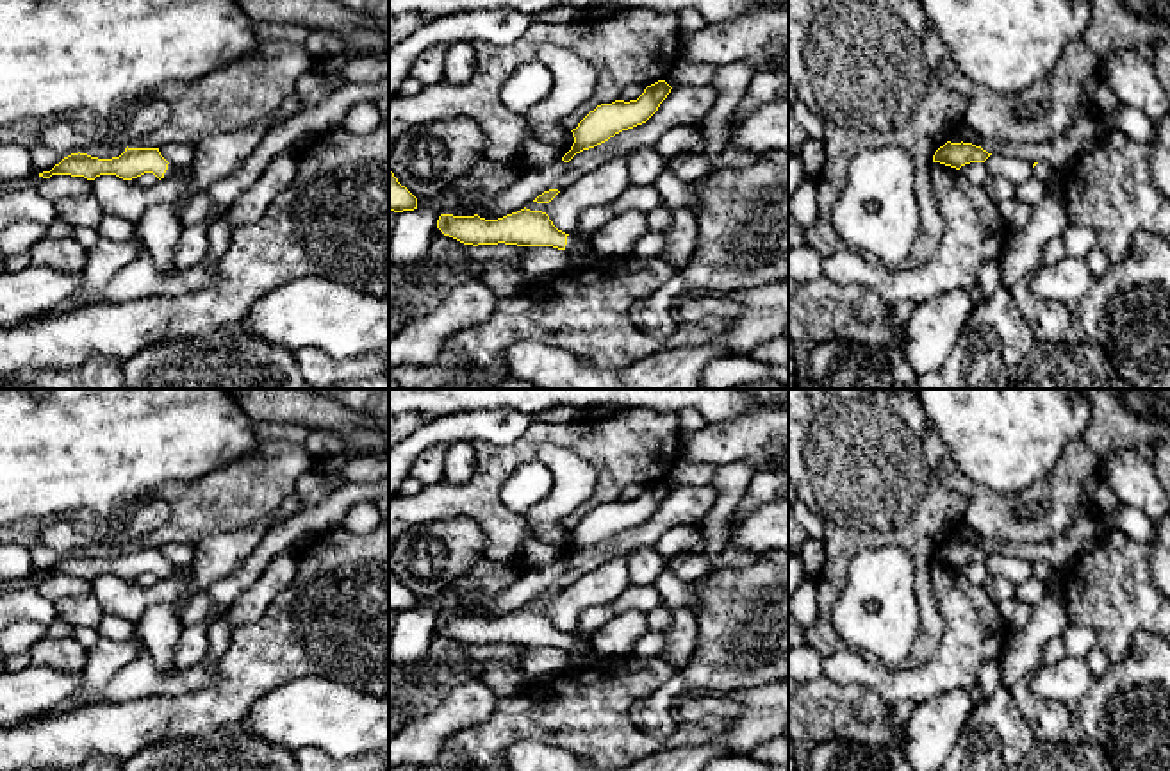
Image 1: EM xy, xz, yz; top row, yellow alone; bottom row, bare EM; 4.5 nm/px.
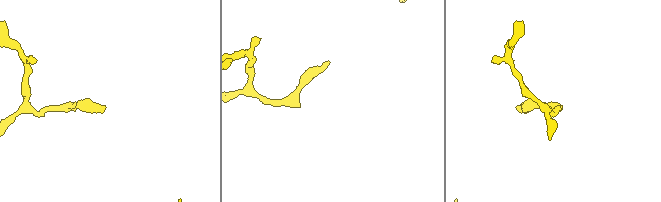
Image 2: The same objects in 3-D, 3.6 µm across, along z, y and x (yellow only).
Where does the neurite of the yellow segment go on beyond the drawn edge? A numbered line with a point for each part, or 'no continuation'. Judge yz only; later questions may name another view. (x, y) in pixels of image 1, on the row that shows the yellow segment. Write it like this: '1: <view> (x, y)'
1: yz (1042, 172)

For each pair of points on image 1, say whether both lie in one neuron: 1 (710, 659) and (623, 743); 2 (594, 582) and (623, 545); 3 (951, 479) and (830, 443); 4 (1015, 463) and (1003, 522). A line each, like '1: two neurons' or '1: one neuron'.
1: two neurons
2: two neurons
3: two neurons
4: two neurons

